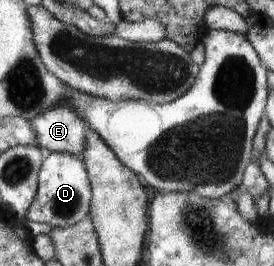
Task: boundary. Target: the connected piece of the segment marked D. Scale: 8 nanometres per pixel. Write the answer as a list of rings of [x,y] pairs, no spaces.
[[[51,152],[43,155],[38,173],[38,190],[31,204],[26,220],[37,224],[49,224],[53,228],[67,228],[81,222],[90,212],[91,186],[84,162],[77,156],[65,152]]]

